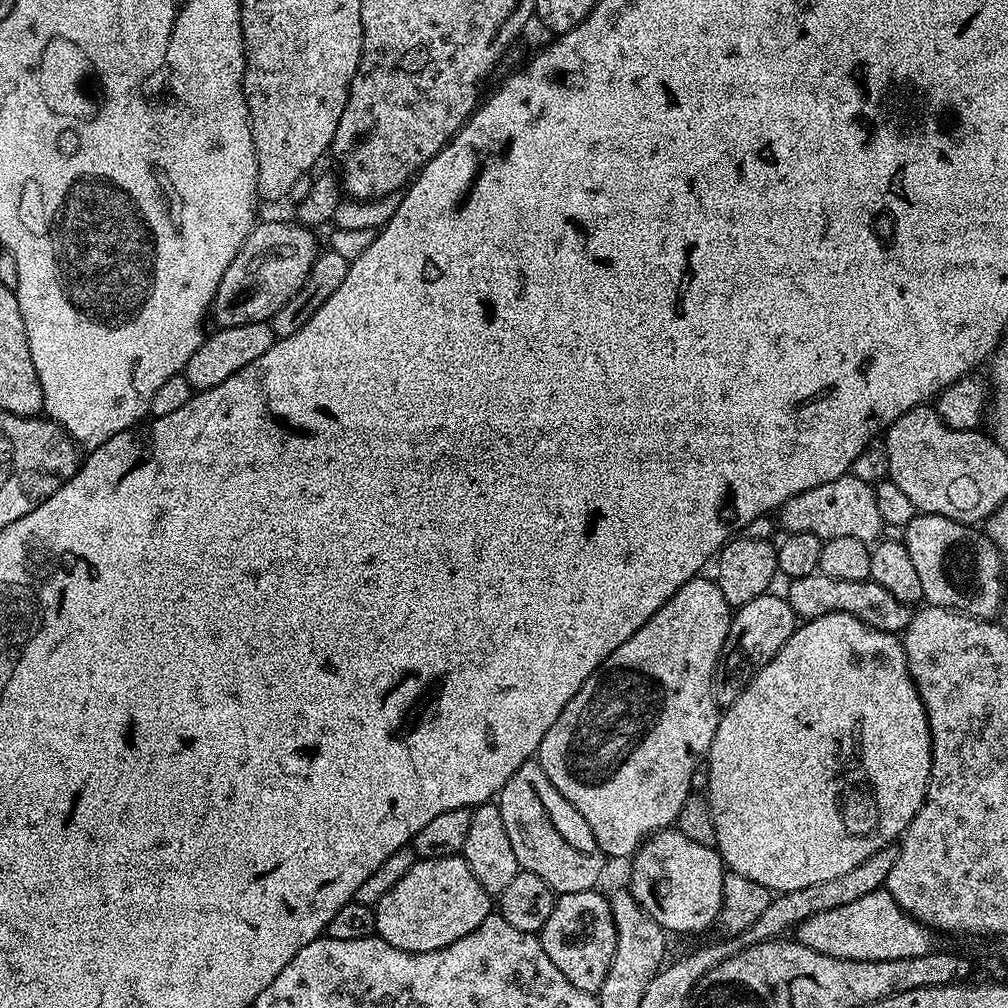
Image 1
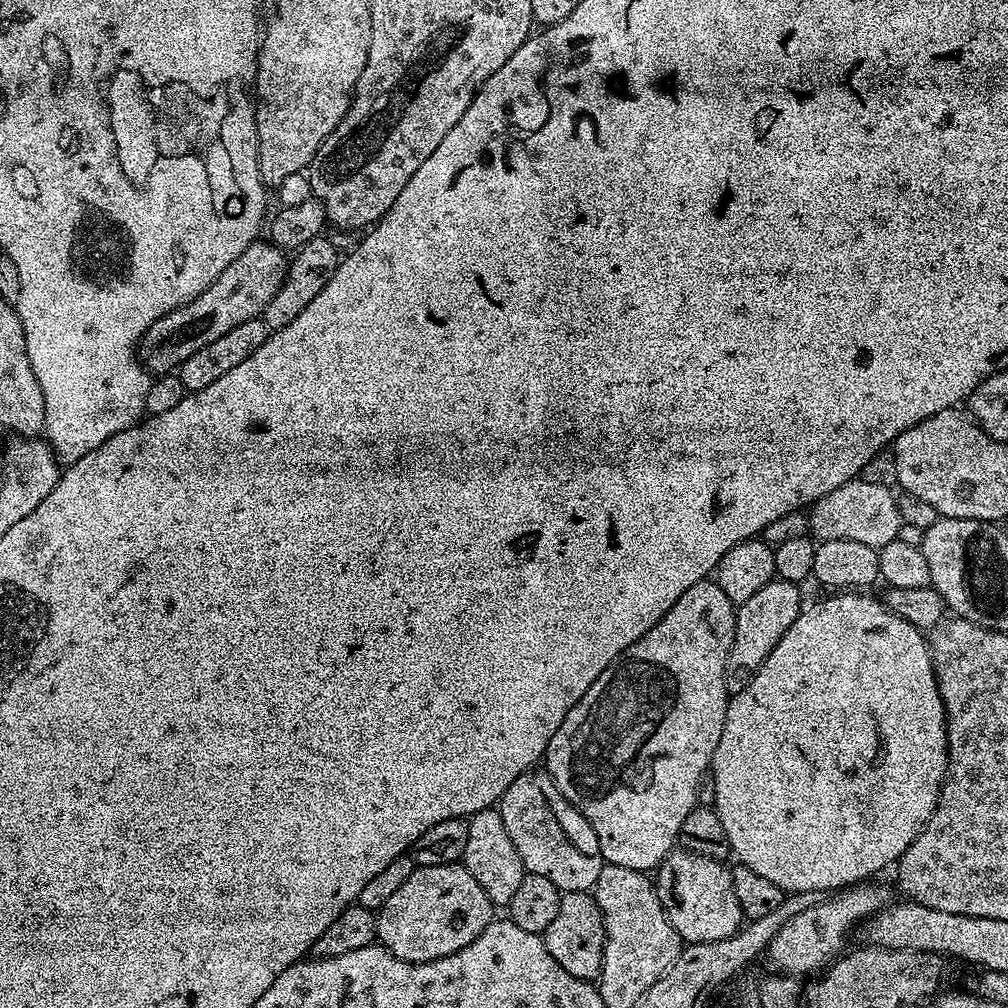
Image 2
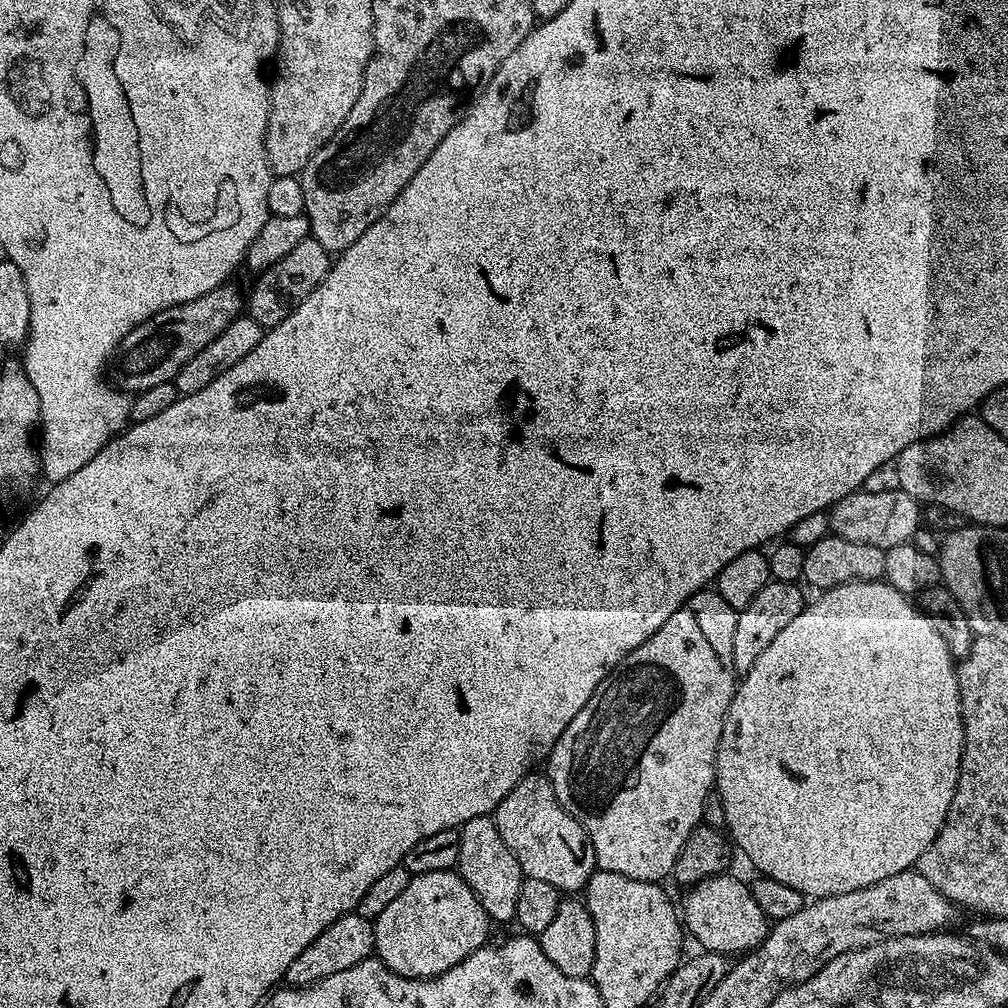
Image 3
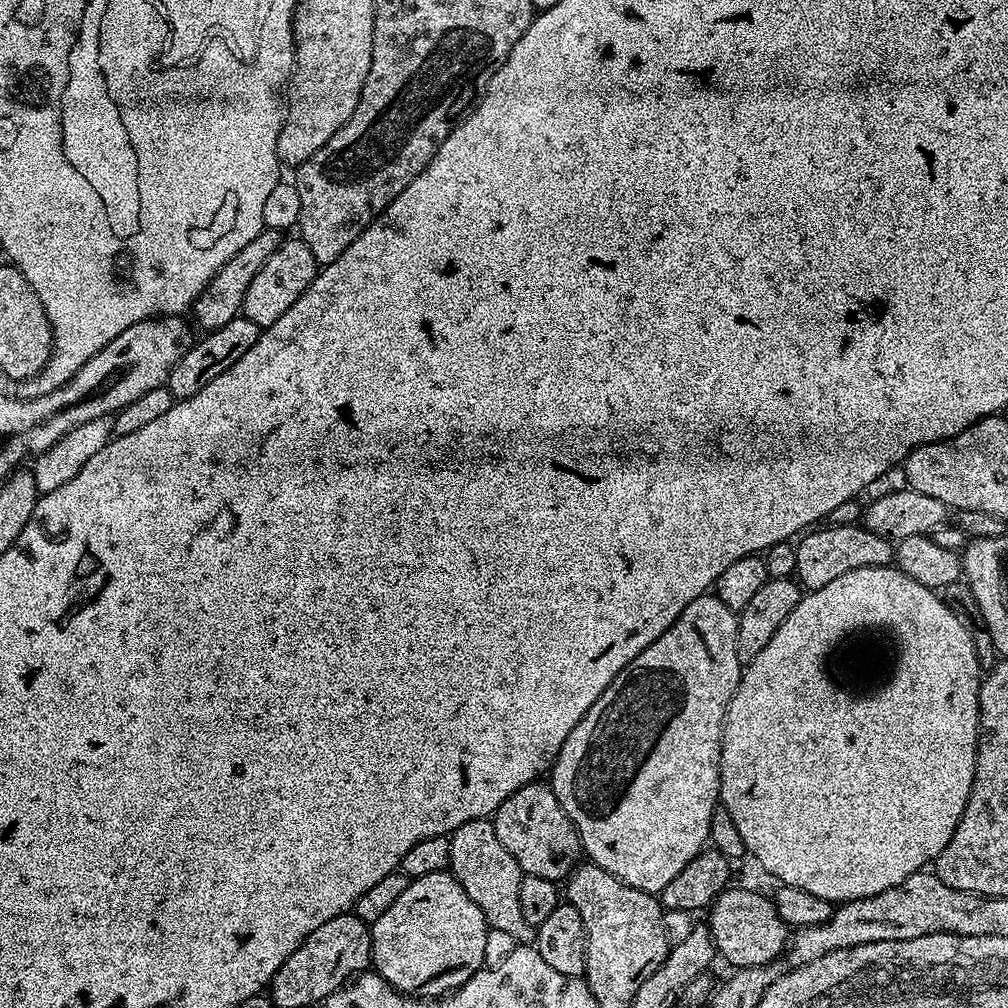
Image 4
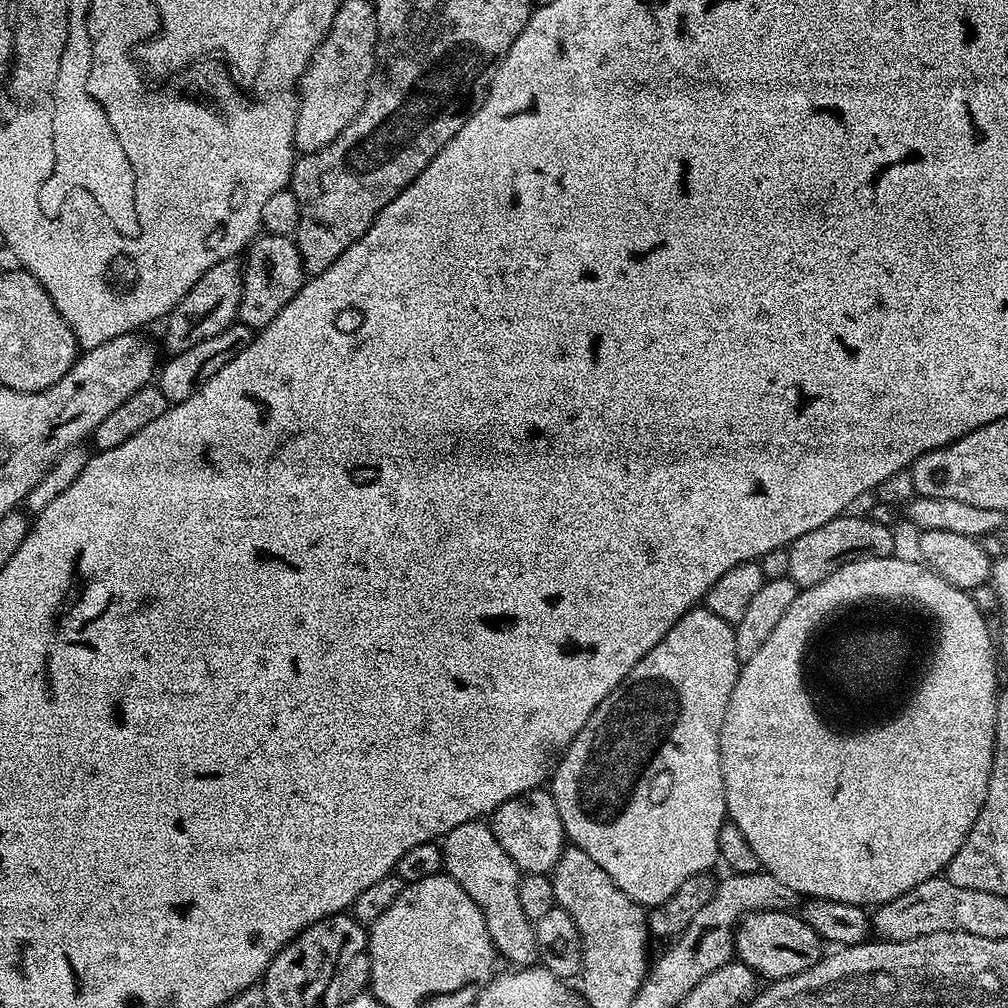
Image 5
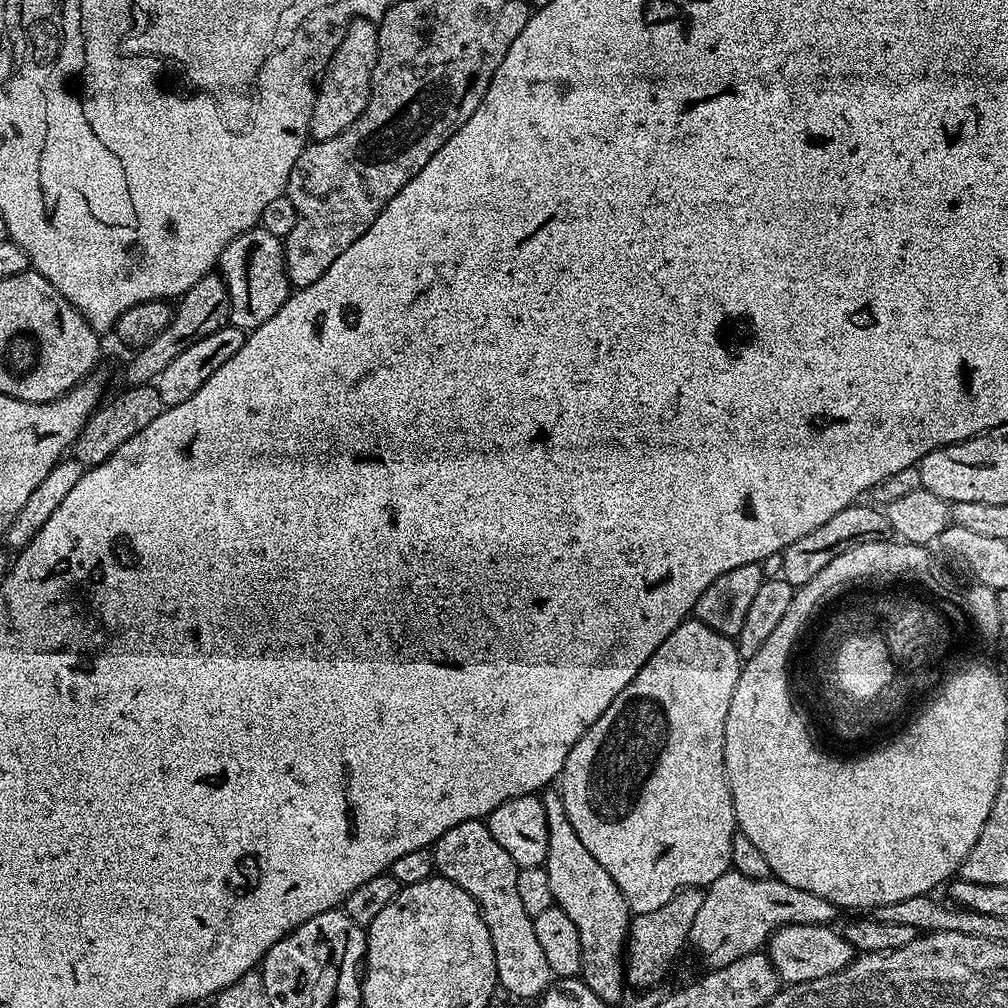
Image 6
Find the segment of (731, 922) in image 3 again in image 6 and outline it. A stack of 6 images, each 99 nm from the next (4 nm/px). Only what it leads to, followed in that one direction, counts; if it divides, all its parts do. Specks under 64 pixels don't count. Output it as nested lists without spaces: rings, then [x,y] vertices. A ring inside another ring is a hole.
[[[783,924],[777,932],[773,932],[766,945],[766,954],[785,985],[826,978],[854,959],[854,949],[847,938],[834,929],[826,924]]]

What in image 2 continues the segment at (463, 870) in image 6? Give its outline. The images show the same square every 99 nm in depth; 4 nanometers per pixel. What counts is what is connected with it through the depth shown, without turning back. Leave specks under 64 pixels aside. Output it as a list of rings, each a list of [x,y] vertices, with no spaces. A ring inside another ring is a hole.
[[[491,807],[467,817],[466,823],[468,833],[463,866],[470,870],[470,874],[474,874],[478,886],[486,890],[486,898],[490,898],[493,906],[507,906],[526,873],[514,842],[510,842],[510,834],[506,834],[506,822],[502,822],[499,811]]]

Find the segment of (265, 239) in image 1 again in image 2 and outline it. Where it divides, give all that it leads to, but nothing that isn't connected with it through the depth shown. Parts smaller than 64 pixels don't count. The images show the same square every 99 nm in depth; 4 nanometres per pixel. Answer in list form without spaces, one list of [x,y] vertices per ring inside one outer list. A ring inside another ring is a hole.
[[[271,242],[252,244],[198,298],[188,304],[175,308],[170,314],[158,318],[147,328],[140,338],[138,359],[145,369],[152,374],[168,374],[179,369],[190,354],[198,354],[202,346],[210,346],[210,342],[222,338],[234,326],[242,326],[242,322],[263,317],[264,308],[278,294],[284,277],[288,271],[288,260],[285,249],[276,247]]]

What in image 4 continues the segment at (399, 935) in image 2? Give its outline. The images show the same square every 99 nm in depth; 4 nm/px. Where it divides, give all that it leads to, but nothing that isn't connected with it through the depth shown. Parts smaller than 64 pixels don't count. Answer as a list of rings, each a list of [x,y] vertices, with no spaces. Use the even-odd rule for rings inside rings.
[[[445,870],[409,879],[406,890],[370,926],[372,933],[371,967],[383,980],[390,982],[405,996],[439,998],[455,992],[474,973],[485,967],[488,956],[490,929],[482,910],[474,906],[470,894],[454,879],[451,871]]]

